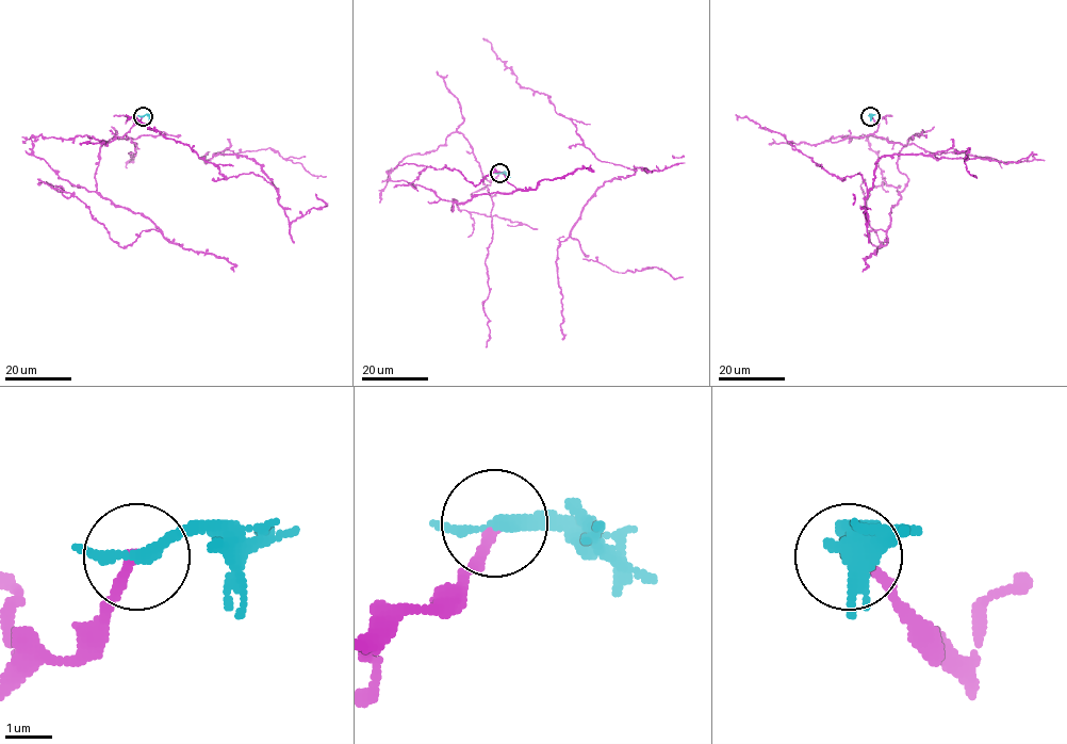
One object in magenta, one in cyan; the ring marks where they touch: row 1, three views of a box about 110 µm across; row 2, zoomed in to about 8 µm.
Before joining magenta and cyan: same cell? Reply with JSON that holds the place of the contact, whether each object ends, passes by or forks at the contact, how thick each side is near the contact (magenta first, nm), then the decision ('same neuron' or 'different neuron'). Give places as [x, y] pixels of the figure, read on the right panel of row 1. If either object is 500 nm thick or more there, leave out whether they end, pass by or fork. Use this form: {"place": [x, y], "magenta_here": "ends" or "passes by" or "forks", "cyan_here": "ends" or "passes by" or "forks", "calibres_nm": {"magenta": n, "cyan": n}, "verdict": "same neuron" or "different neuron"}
{"place": [870, 116], "magenta_here": "ends", "cyan_here": "passes by", "calibres_nm": {"magenta": 220, "cyan": 240}, "verdict": "different neuron"}

